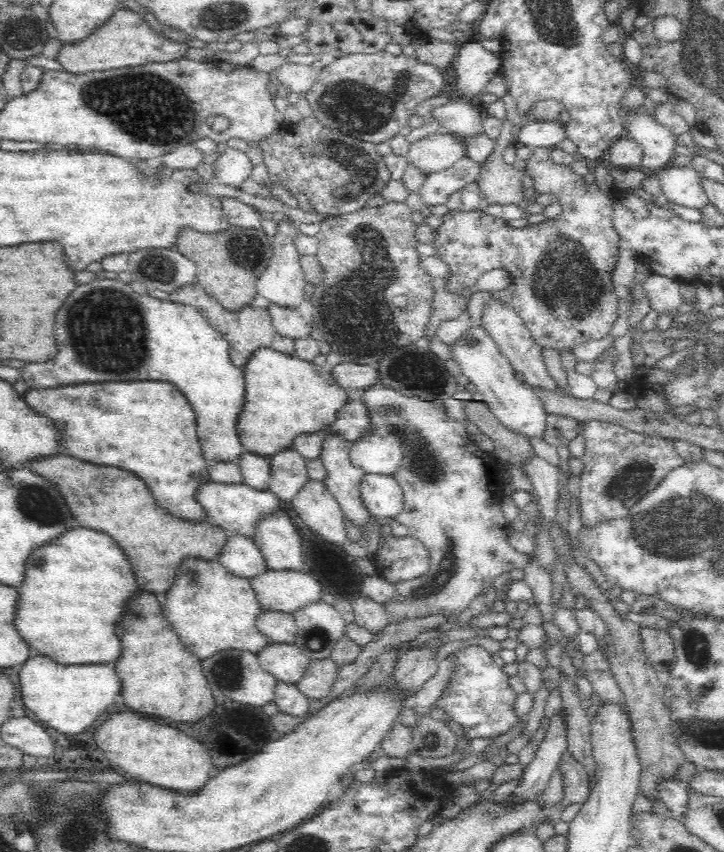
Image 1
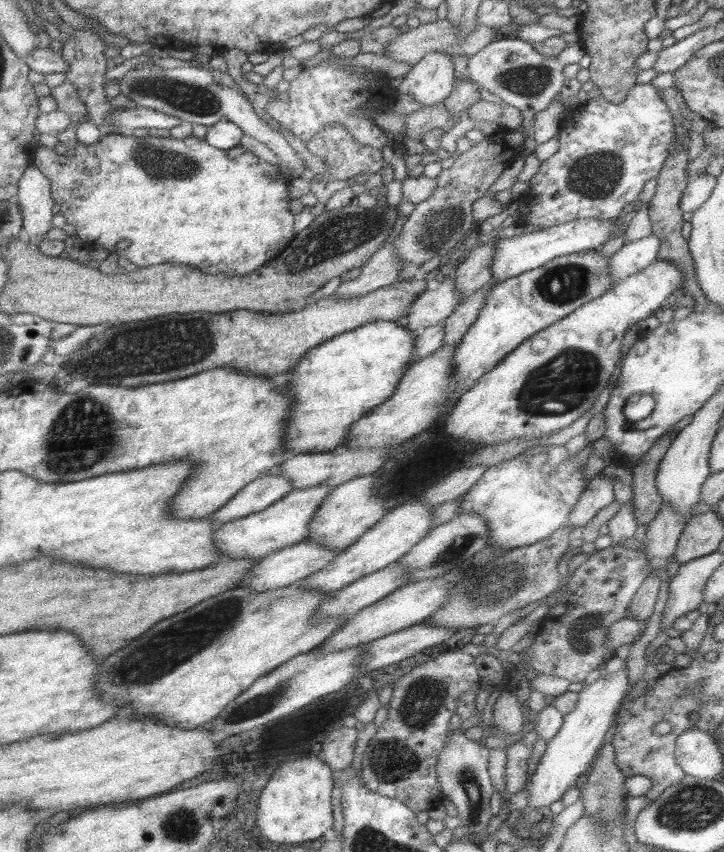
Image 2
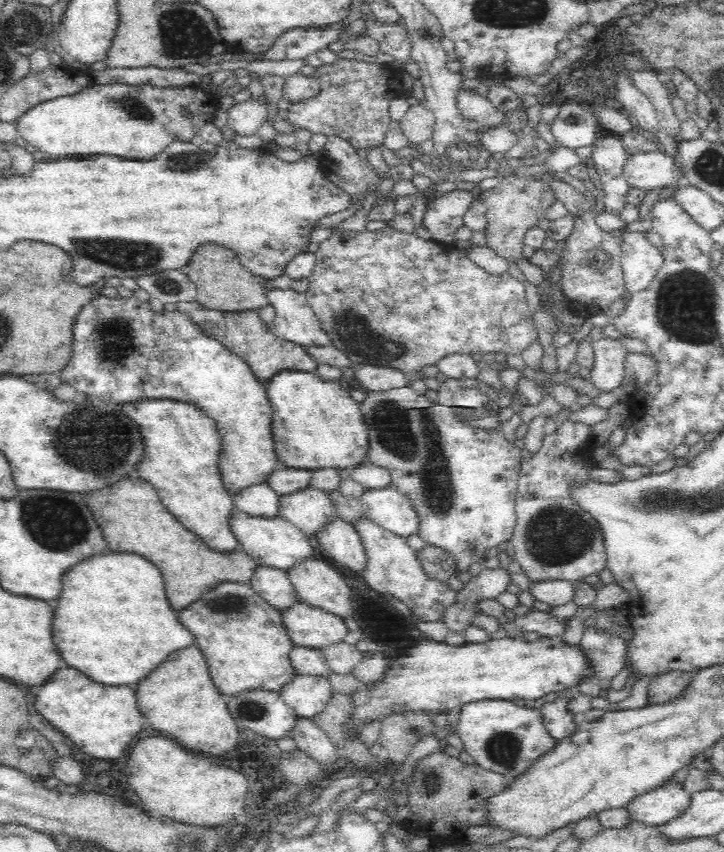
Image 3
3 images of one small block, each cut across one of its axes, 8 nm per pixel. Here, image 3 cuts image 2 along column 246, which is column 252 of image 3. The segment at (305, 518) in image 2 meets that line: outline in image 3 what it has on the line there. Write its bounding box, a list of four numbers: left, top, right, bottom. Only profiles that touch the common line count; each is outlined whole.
[230,507,318,573]

